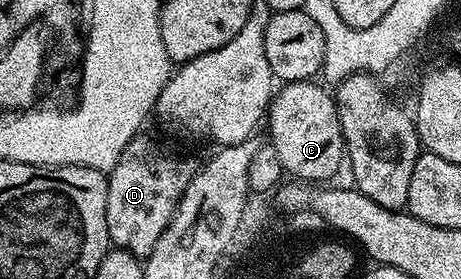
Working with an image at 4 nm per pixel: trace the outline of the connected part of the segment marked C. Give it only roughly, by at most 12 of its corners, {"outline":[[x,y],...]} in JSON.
{"outline":[[283,83],[269,143],[291,177],[326,182],[344,164],[335,97]]}

